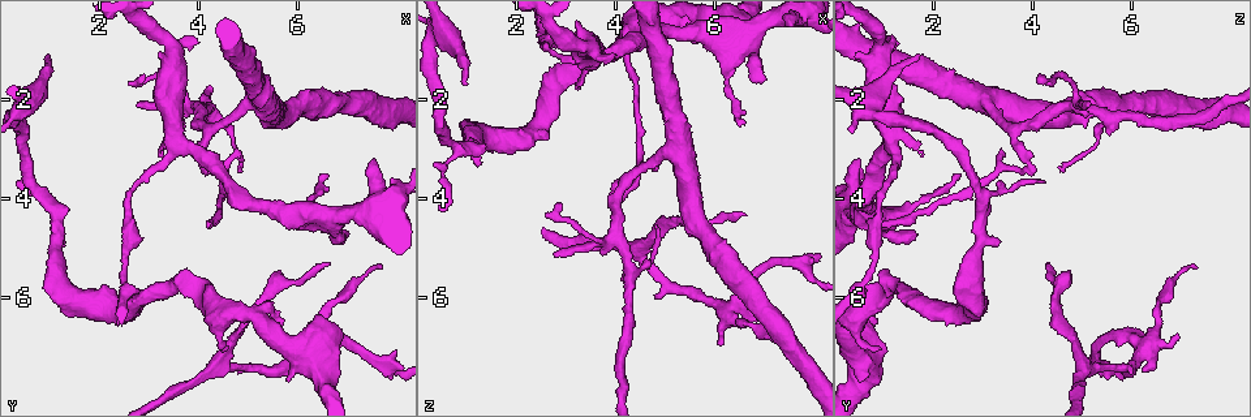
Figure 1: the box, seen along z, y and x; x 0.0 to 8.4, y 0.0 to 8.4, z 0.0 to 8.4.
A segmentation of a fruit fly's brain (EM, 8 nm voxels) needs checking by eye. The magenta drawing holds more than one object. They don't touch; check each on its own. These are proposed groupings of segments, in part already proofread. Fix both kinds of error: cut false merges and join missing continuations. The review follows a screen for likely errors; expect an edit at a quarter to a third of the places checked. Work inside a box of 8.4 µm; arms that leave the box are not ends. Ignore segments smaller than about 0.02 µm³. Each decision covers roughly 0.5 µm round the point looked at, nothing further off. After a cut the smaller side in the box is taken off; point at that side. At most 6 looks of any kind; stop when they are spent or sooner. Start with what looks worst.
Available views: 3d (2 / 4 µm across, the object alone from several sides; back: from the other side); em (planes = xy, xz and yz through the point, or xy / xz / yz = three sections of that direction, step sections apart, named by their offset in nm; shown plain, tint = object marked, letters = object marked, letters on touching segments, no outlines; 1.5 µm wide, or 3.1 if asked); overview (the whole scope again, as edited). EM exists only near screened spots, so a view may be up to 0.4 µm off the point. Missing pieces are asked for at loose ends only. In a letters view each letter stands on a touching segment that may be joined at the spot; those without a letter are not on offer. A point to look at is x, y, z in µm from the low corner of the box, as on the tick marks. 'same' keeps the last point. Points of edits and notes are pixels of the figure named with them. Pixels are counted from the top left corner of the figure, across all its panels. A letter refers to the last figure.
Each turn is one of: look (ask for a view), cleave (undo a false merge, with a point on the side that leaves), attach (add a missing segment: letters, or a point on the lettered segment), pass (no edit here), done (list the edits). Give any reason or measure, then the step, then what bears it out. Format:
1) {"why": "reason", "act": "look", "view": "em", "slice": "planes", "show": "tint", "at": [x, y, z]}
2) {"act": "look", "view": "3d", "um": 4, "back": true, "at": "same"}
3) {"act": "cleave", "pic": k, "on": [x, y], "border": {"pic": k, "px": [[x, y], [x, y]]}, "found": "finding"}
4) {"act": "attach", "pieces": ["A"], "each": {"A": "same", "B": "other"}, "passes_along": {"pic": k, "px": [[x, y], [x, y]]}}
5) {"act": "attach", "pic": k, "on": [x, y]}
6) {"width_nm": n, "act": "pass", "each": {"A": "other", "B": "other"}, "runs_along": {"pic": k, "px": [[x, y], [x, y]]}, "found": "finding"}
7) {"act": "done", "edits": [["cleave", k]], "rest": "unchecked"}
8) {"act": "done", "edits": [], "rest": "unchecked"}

{"why": "three arms meet", "act": "look", "view": "em", "slice": "xz", "step": 8, "show": "letters", "at": [6.30, 6.95, 6.40]}

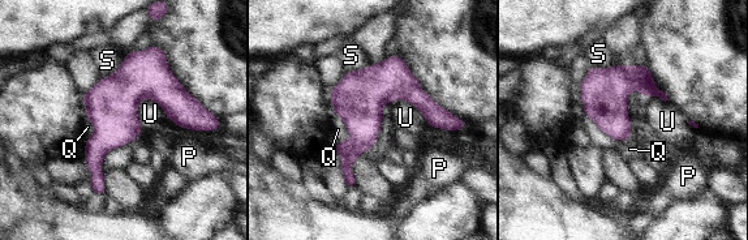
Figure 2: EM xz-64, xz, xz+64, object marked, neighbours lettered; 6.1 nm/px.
{"longest_contact_nm": ["Q", 320], "act": "pass", "each": {"P": "other", "Q": "other", "S": "other", "U": "other"}, "border": {"pic": 2, "px": [[149, 97], [137, 107], [142, 132]]}, "found": "all the same cell"}

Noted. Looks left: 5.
{"why": "free end", "act": "look", "view": "3d", "um": 2, "back": true, "at": [4.90, 3.10, 3.35]}

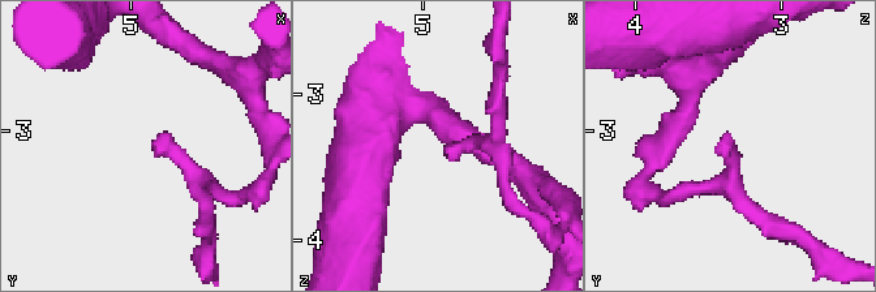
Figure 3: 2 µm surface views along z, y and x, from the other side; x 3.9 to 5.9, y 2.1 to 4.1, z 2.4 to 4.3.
{"why": "need the tissue", "act": "look", "view": "em", "slice": "planes", "show": "letters", "at": [4.88, 3.10, 3.38]}

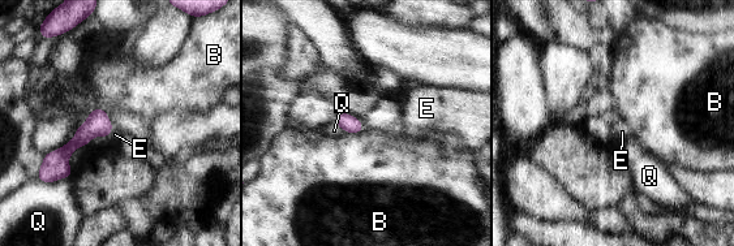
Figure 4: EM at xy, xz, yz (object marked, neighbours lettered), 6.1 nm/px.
{"width_nm": 110, "act": "attach", "pieces": ["E"], "each": {"B": "other", "E": "same", "Q": "other"}, "passes_along": {"pic": 4, "px": [[98, 124], [110, 132], [115, 134]]}, "found": "it goes on there"}

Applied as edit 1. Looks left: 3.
{"why": "tapers out", "act": "look", "view": "em", "slice": "yz", "step": 4, "show": "letters", "at": [6.65, 5.30, 4.35]}

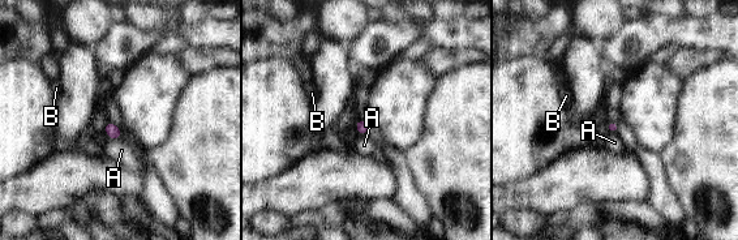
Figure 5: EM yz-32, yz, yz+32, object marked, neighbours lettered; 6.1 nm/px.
{"act": "pass", "each": {"A": "other", "B": "other"}, "border": {"pic": 5, "px": [[121, 137], [110, 140]]}, "found": "no lettered segment goes on from it"}

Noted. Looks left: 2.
{"act": "done", "edits": [["attach", 4]], "rest": "unchecked"}

